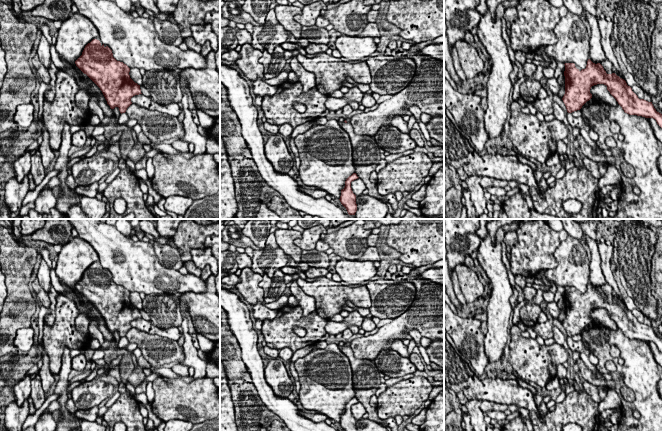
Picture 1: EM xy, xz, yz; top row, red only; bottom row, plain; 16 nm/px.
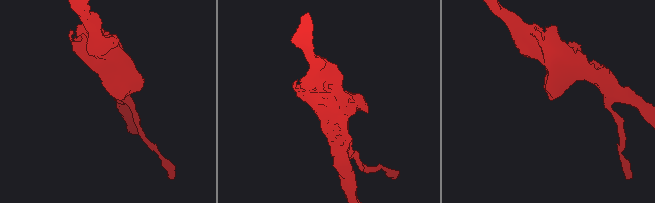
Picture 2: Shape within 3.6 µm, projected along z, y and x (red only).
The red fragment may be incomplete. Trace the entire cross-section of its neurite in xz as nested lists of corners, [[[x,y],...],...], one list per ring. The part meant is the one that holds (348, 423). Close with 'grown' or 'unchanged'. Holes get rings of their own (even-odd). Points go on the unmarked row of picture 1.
[[[353,397],[345,405],[345,411],[341,414],[340,426],[344,431],[357,431],[356,419],[351,412],[351,406],[358,403],[356,397]]]; unchanged

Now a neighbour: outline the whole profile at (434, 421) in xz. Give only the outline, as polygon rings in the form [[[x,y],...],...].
[[[444,390],[431,401],[419,431],[444,431]]]

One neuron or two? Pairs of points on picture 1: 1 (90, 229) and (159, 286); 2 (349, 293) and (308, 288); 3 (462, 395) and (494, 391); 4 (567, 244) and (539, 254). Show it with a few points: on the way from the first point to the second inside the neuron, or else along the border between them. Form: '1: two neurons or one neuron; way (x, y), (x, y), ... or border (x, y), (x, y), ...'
1: one neuron; way (108, 241), (119, 243), (141, 265), (141, 268)
2: one neuron; way (339, 293), (328, 293), (323, 289), (318, 289)
3: one neuron; way (470, 391), (486, 391)
4: two neurons; border (568, 235), (555, 249), (556, 265), (546, 270)

